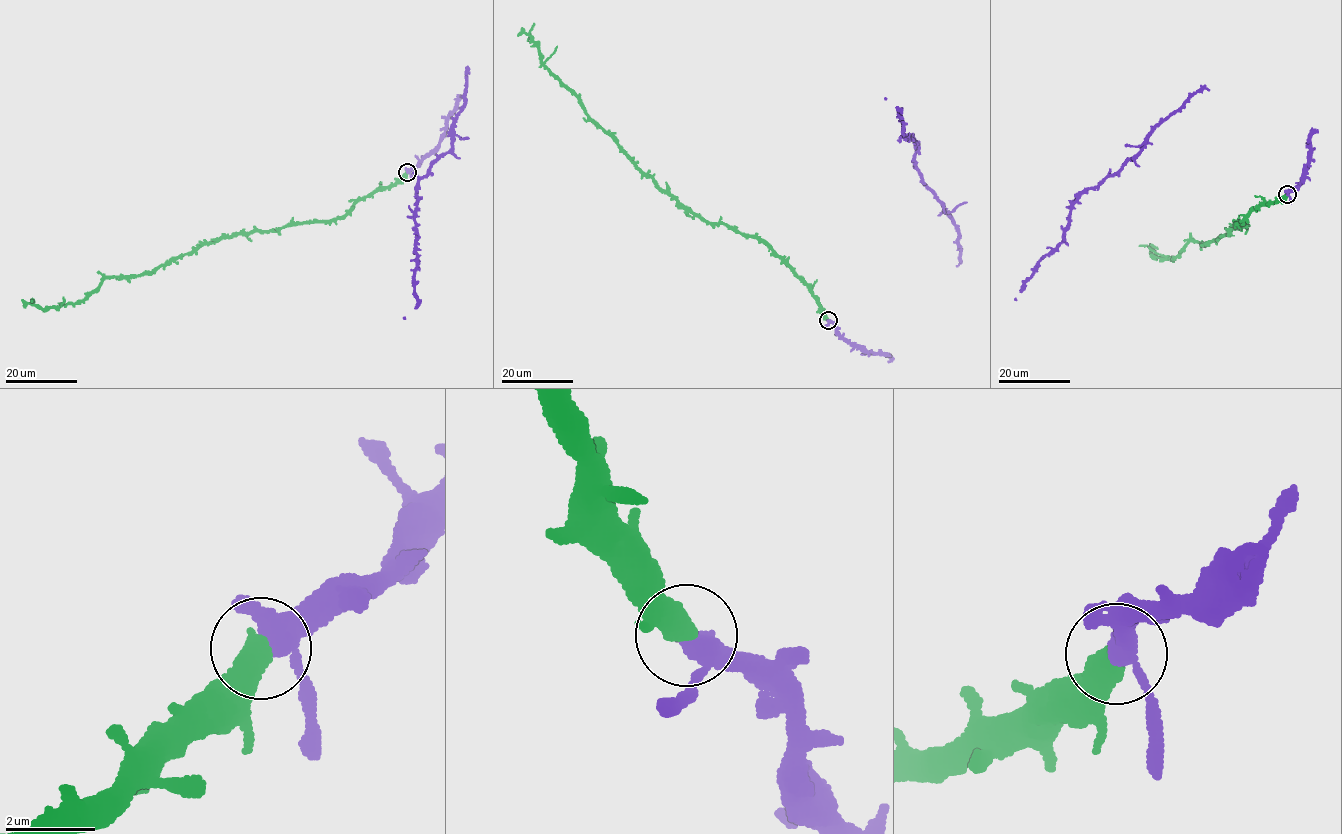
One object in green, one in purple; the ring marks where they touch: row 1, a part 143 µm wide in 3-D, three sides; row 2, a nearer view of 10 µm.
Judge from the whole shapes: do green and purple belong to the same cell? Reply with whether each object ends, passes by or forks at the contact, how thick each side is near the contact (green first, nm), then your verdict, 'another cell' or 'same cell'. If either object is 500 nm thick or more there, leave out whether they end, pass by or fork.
550 nm thick on the green side, 340 nm on the other; same cell

